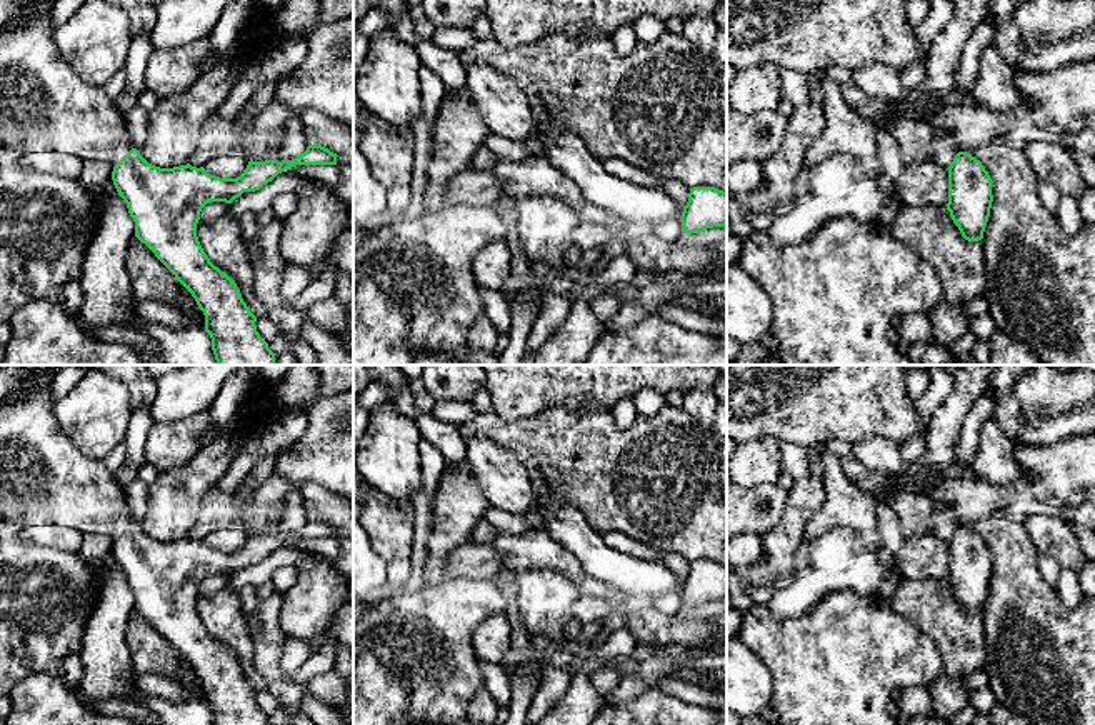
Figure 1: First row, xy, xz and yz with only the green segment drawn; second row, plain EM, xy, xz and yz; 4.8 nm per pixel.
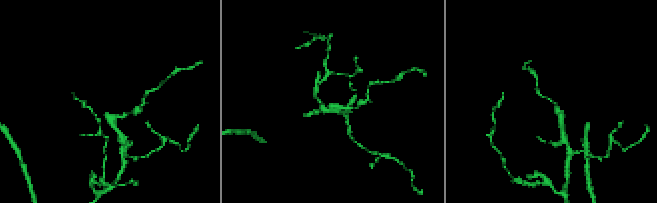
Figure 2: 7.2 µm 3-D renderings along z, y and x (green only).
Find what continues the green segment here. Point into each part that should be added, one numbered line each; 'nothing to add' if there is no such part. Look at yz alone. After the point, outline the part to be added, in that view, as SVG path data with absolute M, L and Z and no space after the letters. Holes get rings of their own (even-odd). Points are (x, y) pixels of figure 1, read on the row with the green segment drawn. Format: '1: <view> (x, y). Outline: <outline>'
nothing to add

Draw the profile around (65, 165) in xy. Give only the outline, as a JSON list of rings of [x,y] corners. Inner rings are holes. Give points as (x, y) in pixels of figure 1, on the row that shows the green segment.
[[[52,150],[27,153],[23,163],[35,172],[53,173],[63,178],[78,180],[82,173],[80,158]]]

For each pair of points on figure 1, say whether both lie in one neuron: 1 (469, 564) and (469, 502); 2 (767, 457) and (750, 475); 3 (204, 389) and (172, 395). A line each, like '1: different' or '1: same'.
1: different
2: same
3: same

